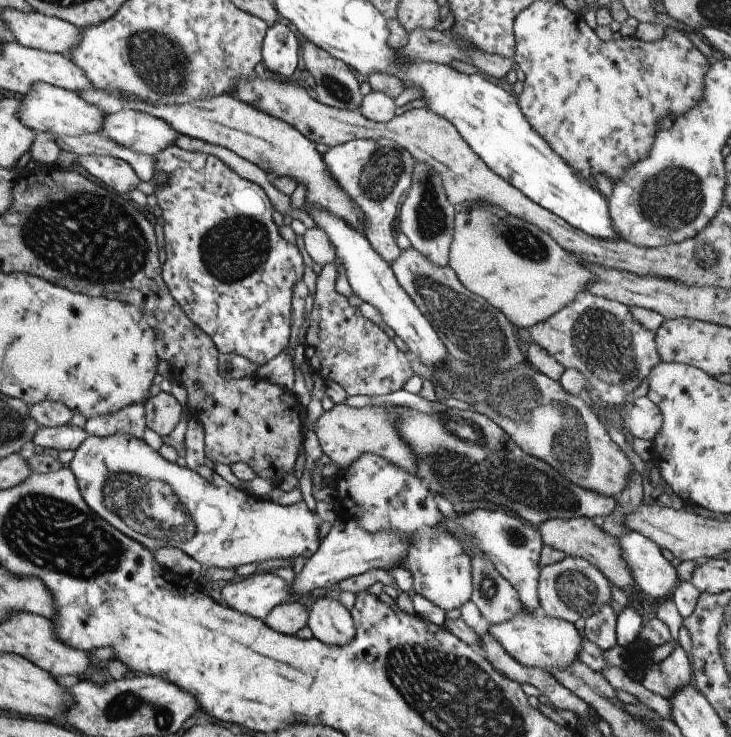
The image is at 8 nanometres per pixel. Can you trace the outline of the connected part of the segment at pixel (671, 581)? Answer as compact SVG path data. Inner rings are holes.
M636 531L626 532L619 540L620 554L642 592L654 598L671 598L681 582L676 568L663 556L662 549Z

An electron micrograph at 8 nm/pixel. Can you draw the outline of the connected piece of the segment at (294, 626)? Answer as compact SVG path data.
M288 602L274 606L263 620L270 628L285 635L296 635L308 626L309 612L298 602Z

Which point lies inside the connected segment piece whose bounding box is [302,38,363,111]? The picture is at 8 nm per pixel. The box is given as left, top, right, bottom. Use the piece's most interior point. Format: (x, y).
(335, 84)

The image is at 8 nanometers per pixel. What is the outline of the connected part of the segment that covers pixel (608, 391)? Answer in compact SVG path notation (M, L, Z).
M590 293L578 294L552 318L528 330L534 343L564 368L584 374L592 391L611 404L623 403L661 361L655 333L634 320L630 307Z

